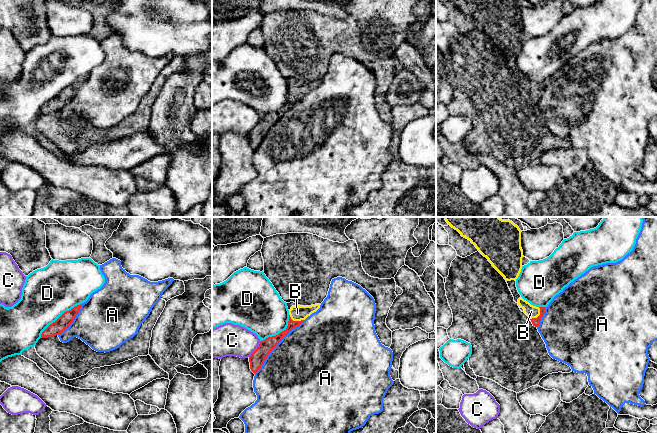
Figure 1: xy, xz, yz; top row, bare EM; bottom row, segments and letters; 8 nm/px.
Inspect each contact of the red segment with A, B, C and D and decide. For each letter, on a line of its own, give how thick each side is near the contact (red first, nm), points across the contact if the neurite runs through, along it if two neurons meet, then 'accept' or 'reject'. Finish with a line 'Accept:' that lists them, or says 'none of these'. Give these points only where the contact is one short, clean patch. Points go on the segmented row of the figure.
A: 120 nm thick on the red side, 500 nm on the other; reject
B: 60 nm thick on the red side, 100 nm on the other; runs through yz (535, 321), (539, 315), (531, 311); accept
C: 120 nm thick on the red side, 260 nm on the other; reject
D: 110 nm thick on the red side, 400 nm on the other; reject
Accept: B

